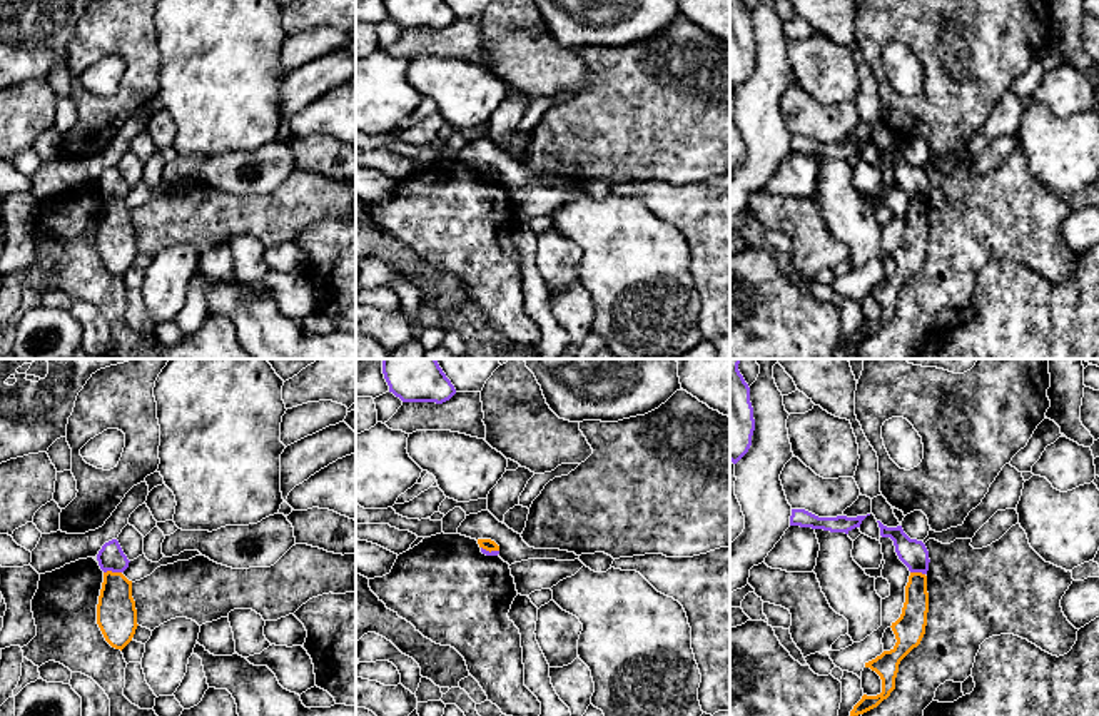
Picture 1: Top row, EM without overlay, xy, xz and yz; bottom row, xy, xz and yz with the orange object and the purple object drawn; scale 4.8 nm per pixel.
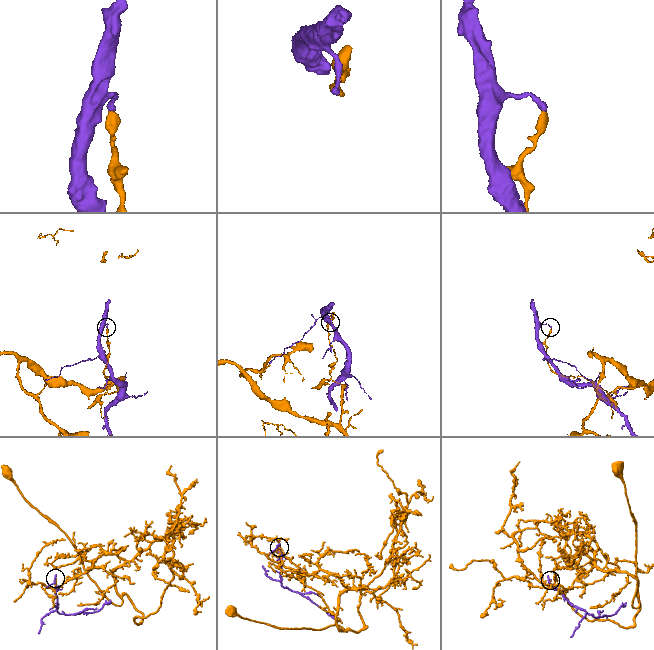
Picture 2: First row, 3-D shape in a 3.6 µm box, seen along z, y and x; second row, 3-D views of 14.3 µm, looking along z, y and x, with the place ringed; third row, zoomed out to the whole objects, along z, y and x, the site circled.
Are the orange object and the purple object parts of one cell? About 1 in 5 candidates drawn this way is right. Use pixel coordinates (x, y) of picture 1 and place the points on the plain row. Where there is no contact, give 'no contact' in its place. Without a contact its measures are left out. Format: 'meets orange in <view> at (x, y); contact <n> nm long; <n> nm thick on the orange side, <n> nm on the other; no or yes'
meets orange in xy at (111, 197); contact 90 nm long; 190 nm thick on the orange side, 130 nm on the other; no

